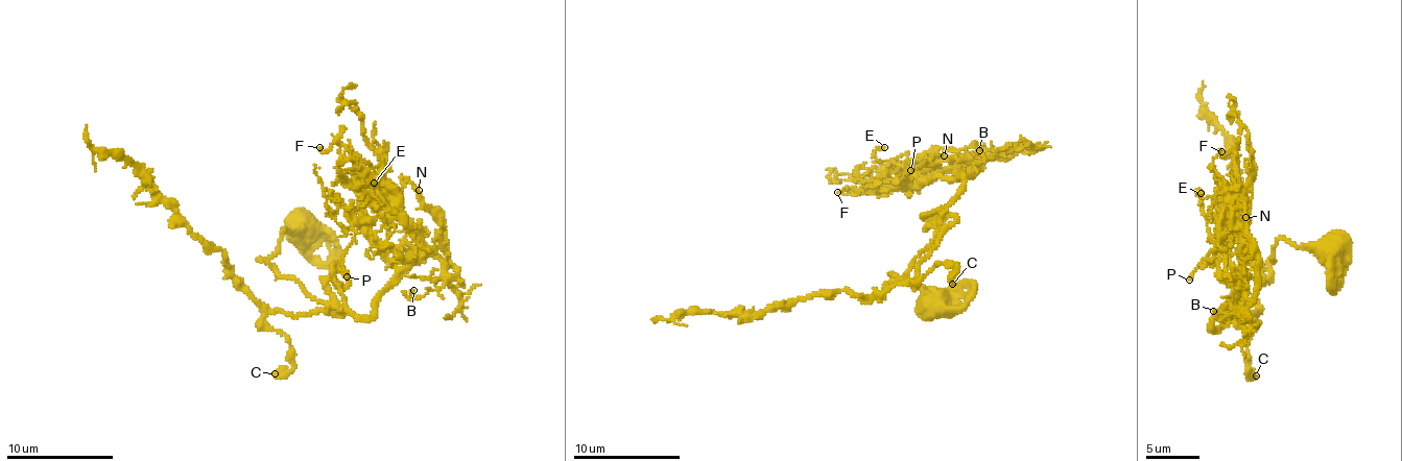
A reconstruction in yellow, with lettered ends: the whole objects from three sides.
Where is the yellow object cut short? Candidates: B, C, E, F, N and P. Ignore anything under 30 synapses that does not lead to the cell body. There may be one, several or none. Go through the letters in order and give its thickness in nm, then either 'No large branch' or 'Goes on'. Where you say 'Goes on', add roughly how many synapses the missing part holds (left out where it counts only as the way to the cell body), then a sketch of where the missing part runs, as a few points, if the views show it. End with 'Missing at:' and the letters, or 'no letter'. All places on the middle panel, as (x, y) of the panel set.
B: Thickness 120 nm. No large branch
C: Thickness 550 nm. No large branch
E: Thickness 100 nm. No large branch
F: Thickness 130 nm. No large branch
N: Thickness 190 nm. No large branch
P: Thickness 180 nm. No large branch
Missing at: no letter

